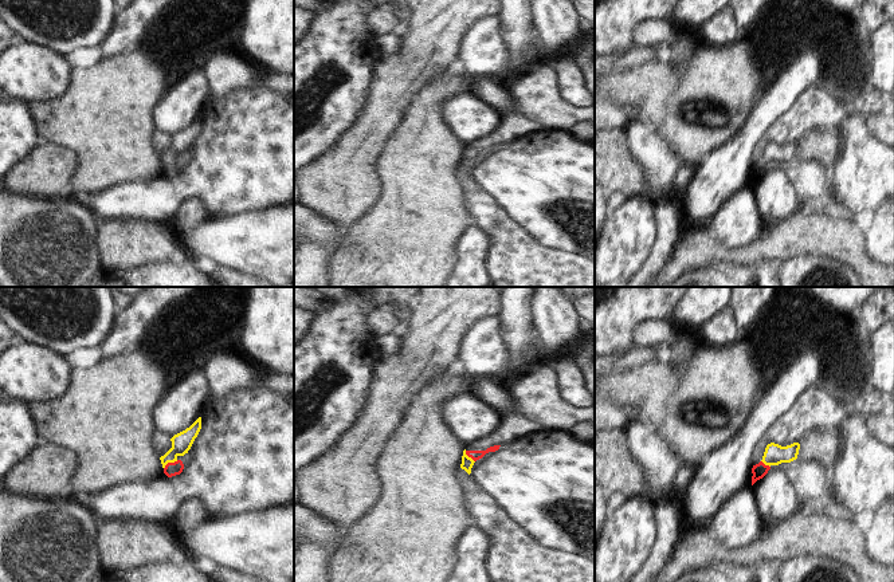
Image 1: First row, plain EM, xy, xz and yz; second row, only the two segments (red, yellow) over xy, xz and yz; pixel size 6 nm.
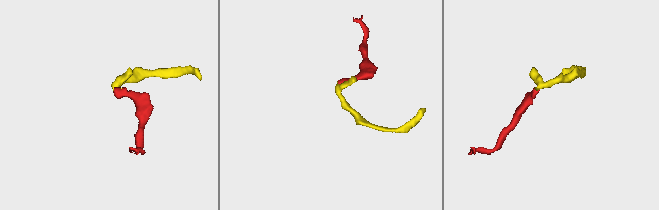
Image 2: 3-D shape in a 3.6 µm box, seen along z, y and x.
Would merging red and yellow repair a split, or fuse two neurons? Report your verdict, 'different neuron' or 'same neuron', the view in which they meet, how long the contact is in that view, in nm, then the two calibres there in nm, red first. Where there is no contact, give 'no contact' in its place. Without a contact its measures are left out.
same neuron | xy | 100 nm | 80/120 nm

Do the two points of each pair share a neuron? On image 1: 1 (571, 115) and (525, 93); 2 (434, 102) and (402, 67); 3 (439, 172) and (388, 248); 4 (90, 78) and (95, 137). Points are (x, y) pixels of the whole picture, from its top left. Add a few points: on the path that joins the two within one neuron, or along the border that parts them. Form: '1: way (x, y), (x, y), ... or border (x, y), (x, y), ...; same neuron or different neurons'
1: way (560, 115), (553, 114), (536, 97); same neuron
2: border (444, 69), (415, 95), (404, 115); different neurons
3: way (420, 191), (420, 215), (407, 229); same neuron
4: way (94, 93), (95, 122); same neuron

